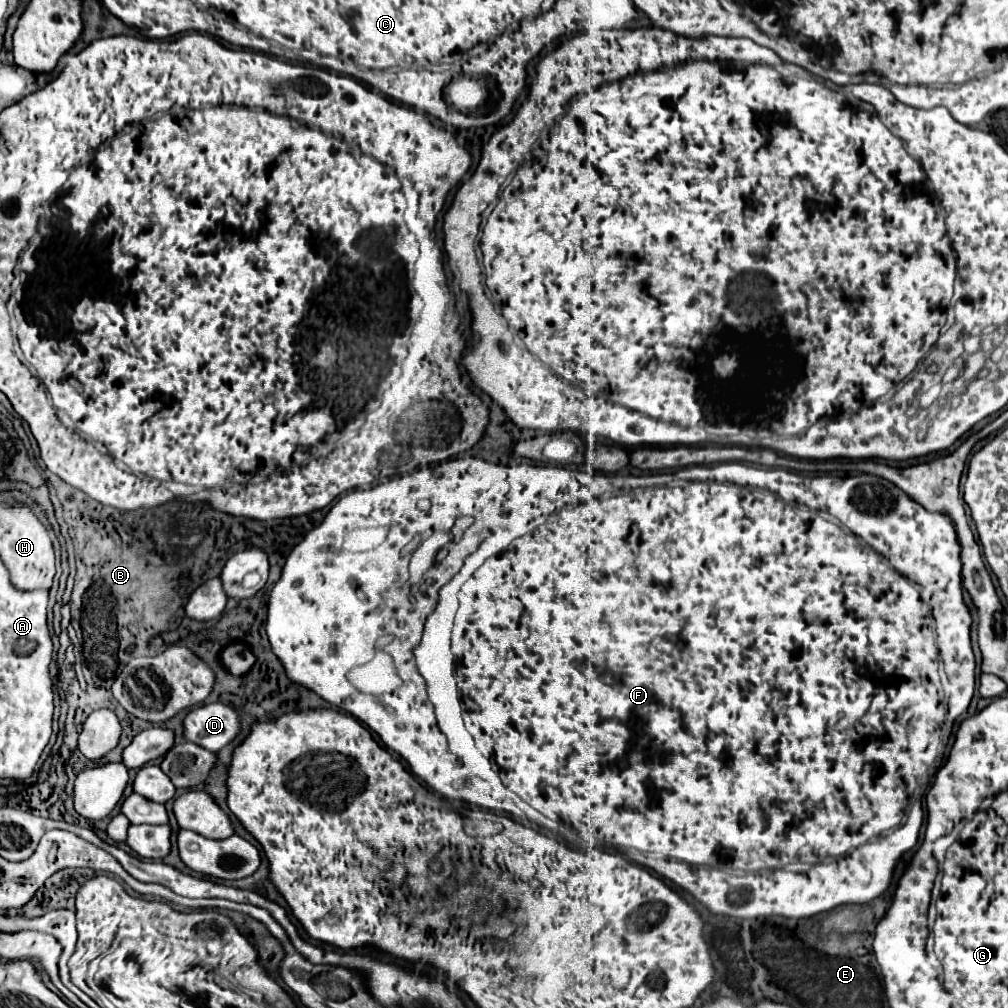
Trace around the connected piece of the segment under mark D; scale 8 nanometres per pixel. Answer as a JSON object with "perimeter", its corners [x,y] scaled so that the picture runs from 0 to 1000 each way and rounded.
{"perimeter":[[[223,697],[191,703],[184,711],[184,733],[207,745],[219,745],[239,727],[239,707]]]}

